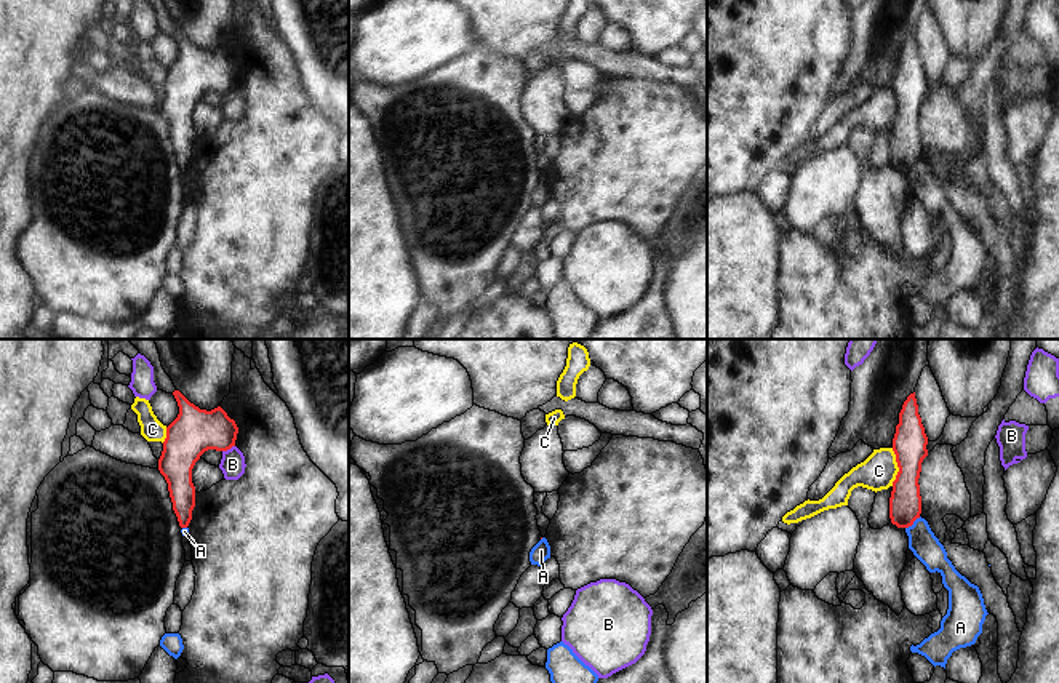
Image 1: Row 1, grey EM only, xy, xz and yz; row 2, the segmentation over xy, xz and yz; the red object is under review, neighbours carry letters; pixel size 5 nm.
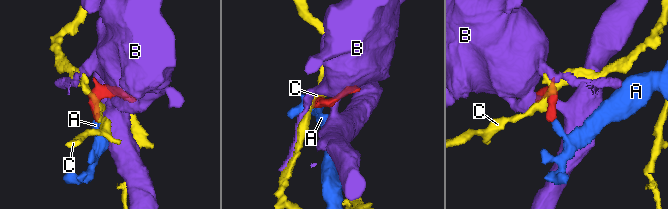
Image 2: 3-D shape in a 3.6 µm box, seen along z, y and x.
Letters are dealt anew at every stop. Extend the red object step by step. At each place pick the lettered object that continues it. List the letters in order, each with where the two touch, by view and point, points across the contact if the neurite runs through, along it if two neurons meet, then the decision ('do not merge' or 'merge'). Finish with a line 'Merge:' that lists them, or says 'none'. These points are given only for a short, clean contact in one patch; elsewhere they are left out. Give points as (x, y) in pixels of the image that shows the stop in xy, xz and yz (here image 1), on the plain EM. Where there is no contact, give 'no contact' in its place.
A: meets red in yz at (912, 165); border along yz (920, 159), (906, 170); do not merge
B: meets red in xy at (227, 90); do not merge
C: meets red in yz at (898, 107); border along yz (891, 90), (898, 109), (893, 127); do not merge
Merge: none

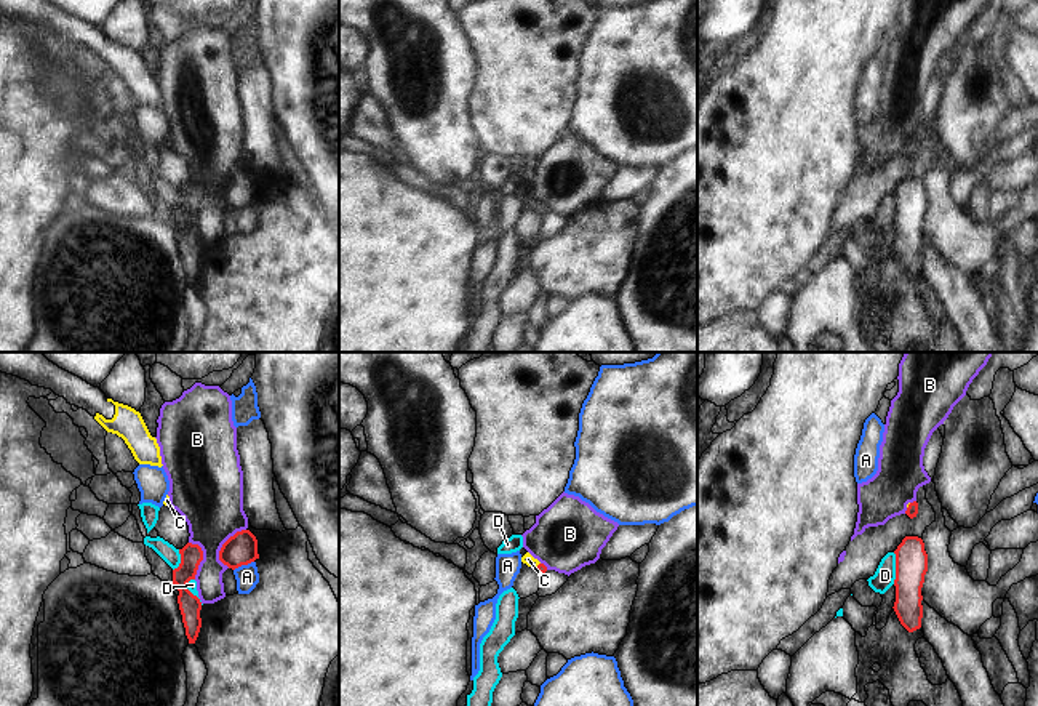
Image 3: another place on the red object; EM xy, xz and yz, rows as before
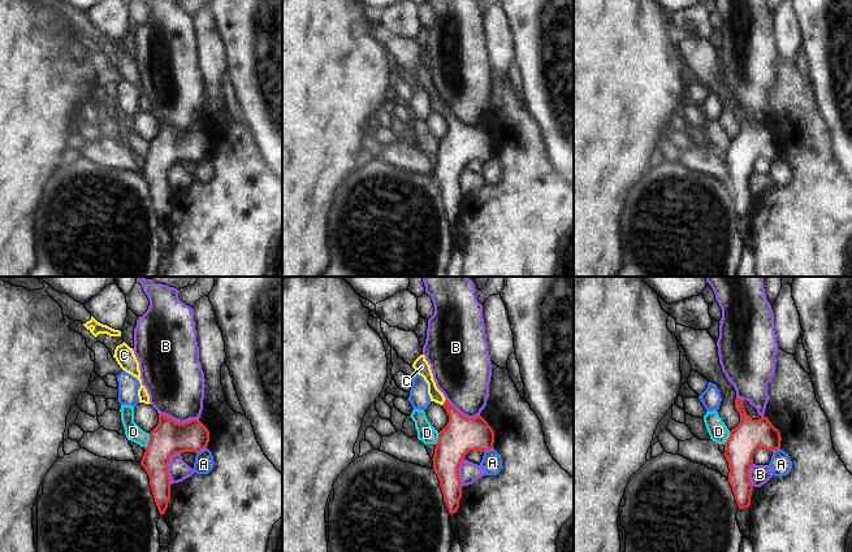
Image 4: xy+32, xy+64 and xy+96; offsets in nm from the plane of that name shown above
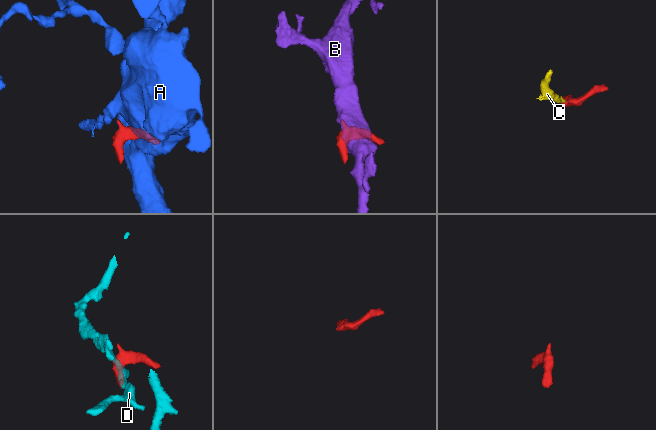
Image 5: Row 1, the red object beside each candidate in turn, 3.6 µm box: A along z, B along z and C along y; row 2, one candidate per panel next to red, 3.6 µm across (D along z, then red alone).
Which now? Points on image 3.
A: meets red in xy at (243, 205); do not merge
B: meets red in xy at (223, 186); do not merge
C: meets red in xz at (538, 207); runs through xz (541, 208), (538, 207), (528, 200); merge
D: meets red in yz at (896, 210); border along yz (893, 194), (894, 224); do not merge
Merge: C

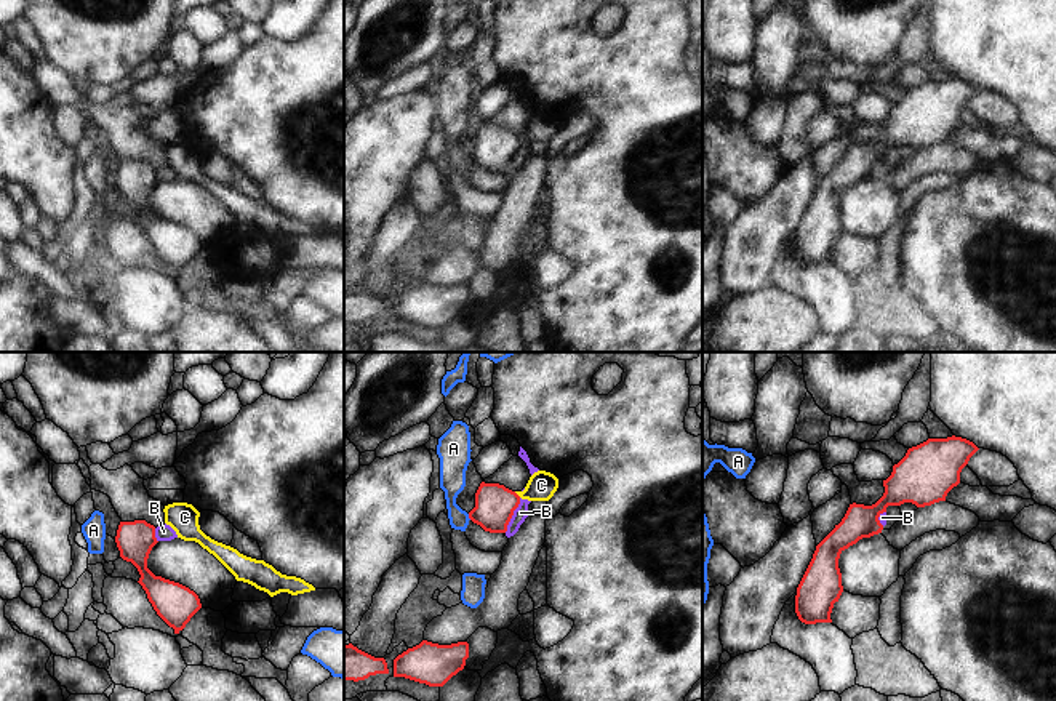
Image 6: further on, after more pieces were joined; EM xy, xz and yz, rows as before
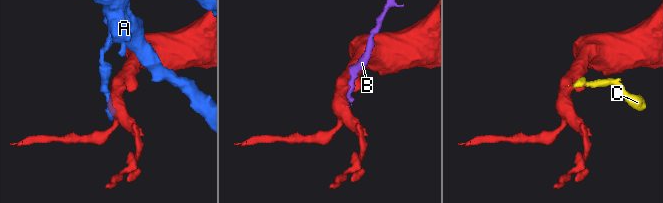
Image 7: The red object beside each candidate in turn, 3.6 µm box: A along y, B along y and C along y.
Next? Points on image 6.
A: meets red in xz at (469, 159); do not merge
B: meets red in xz at (512, 156); border along xz (520, 140), (504, 173); do not merge
C: meets red in xz at (516, 135); runs through xz (495, 146), (508, 143), (516, 135), (530, 135), (541, 127); merge
Merge: C

